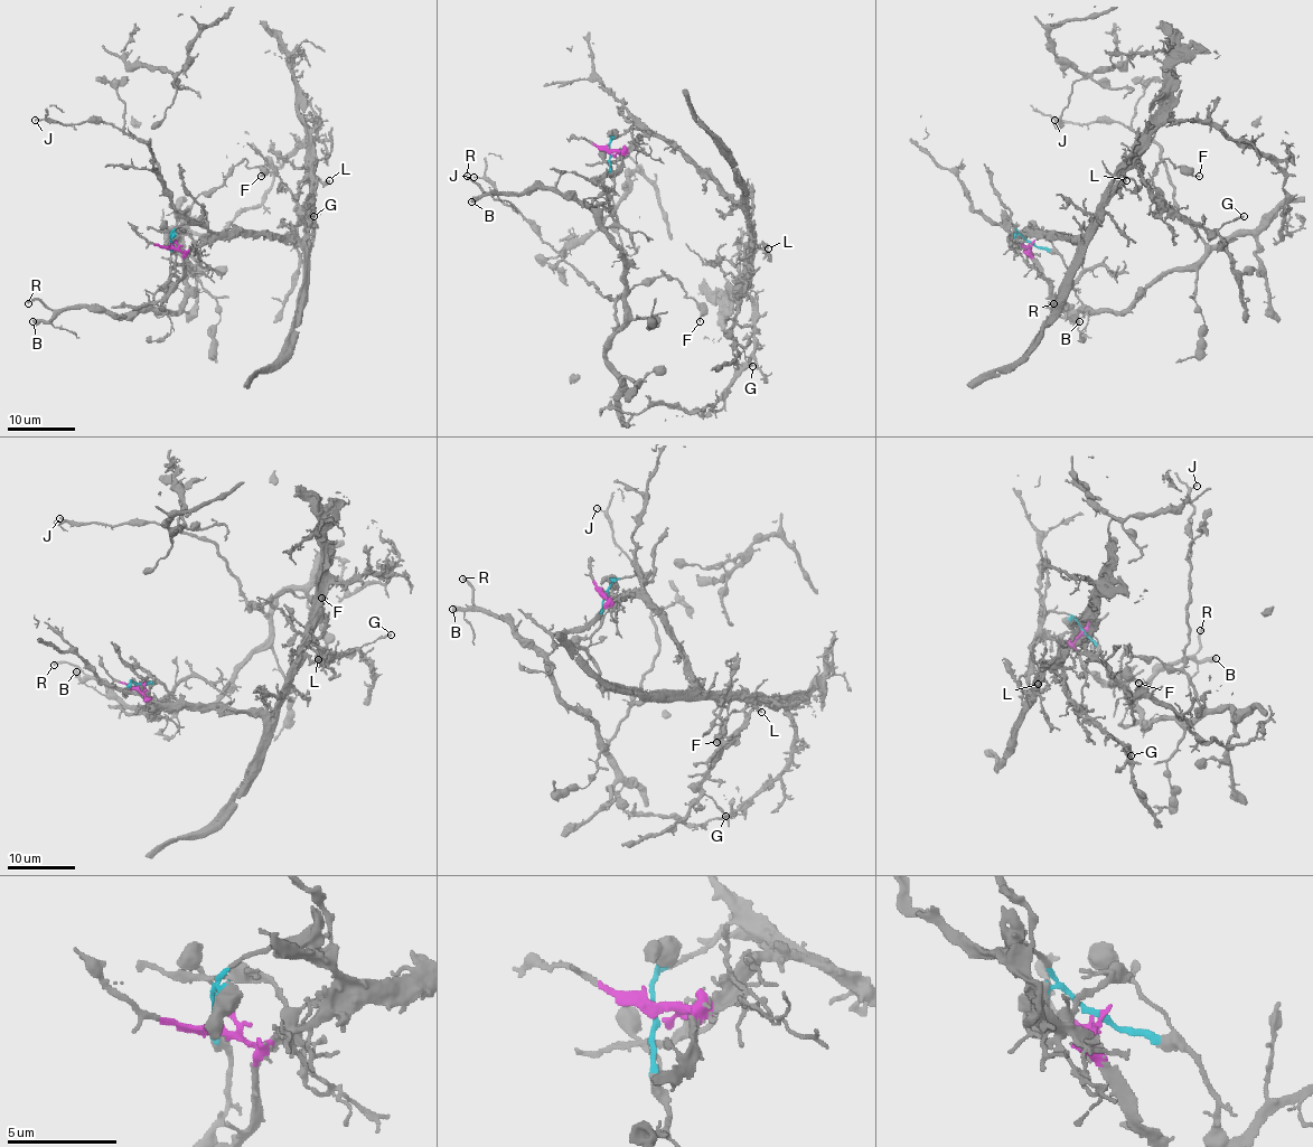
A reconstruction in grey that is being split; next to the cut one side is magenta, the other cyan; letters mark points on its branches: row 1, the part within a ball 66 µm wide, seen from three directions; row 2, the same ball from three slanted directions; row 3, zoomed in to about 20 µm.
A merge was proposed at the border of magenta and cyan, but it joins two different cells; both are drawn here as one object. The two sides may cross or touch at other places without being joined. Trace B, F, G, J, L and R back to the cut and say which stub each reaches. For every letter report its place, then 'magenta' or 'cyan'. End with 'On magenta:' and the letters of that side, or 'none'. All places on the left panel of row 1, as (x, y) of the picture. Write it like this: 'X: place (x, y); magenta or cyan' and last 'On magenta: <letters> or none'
B: place (33, 321); cyan
F: place (261, 176); cyan
G: place (313, 216); magenta
J: place (35, 120); cyan
L: place (329, 180); magenta
R: place (28, 303); cyan
On magenta: G, L

